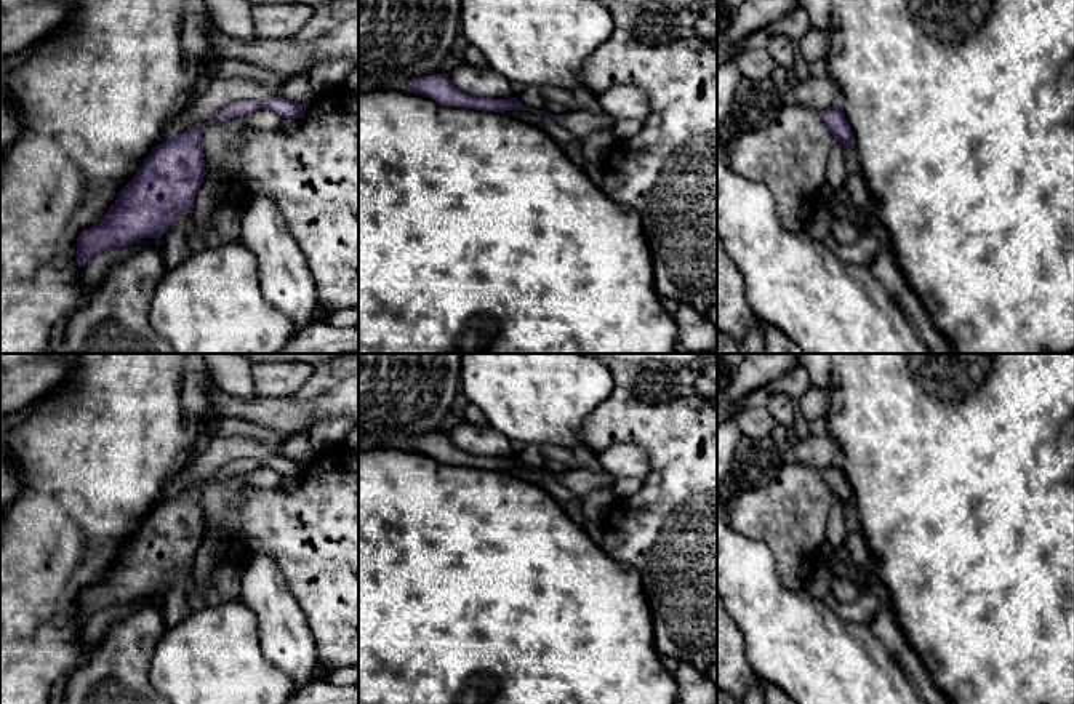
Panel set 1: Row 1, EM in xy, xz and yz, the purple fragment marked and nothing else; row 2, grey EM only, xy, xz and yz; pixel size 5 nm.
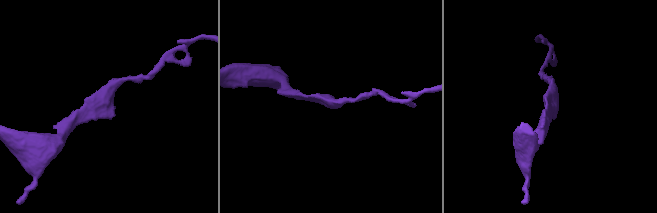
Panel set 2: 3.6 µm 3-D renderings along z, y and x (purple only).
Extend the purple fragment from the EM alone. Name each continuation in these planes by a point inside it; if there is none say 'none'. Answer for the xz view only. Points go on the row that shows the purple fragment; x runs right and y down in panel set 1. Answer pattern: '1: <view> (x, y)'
1: xz (581, 124)

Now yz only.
1: yz (847, 234)

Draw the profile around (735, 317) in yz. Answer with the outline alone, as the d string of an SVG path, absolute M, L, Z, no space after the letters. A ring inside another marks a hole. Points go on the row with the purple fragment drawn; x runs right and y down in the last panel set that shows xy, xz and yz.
M717 237L717 331L728 334L739 346L752 322L746 282Z

